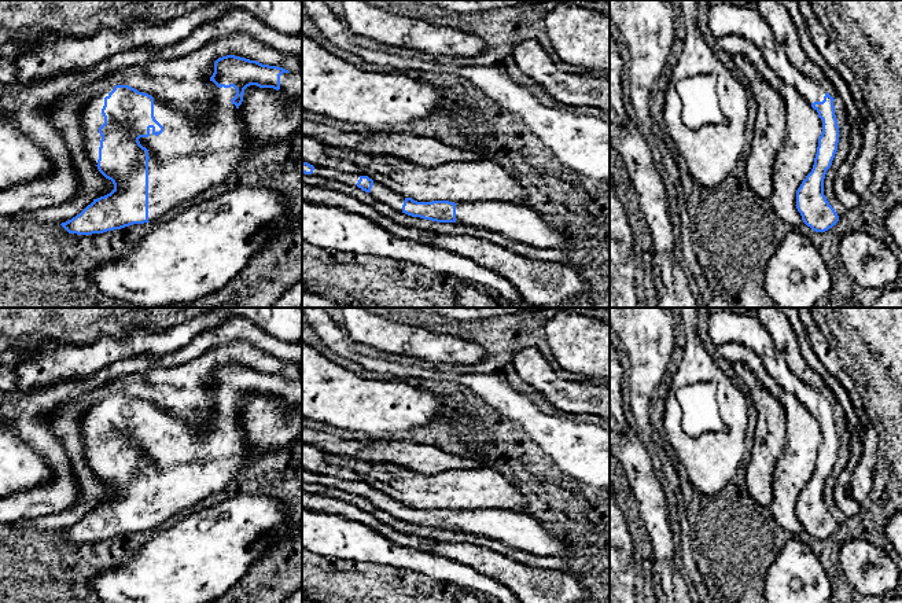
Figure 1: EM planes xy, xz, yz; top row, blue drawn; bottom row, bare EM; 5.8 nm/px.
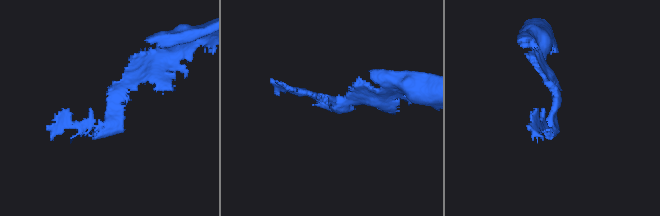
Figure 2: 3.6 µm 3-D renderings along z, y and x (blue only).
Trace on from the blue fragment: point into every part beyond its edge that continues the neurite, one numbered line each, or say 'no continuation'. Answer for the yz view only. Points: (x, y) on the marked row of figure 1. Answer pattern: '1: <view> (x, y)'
1: yz (724, 19)

